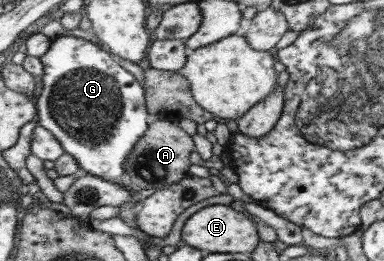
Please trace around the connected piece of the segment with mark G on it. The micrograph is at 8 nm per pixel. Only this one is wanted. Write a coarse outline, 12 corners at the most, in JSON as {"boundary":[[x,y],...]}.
{"boundary":[[56,36],[35,104],[78,169],[124,189],[150,122],[107,50]]}

